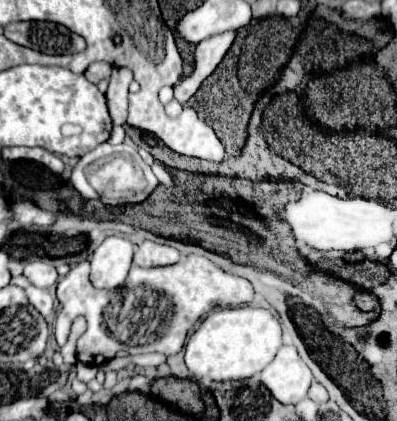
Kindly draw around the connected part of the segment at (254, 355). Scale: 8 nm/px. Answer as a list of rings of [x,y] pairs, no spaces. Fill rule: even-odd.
[[[237,307],[213,311],[185,345],[187,369],[211,381],[243,381],[263,371],[281,347],[281,325],[267,309]]]

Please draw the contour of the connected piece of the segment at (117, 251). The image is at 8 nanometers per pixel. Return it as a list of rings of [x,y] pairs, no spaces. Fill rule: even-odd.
[[[107,237],[91,257],[91,283],[97,289],[123,285],[133,259],[133,243],[123,237]]]

